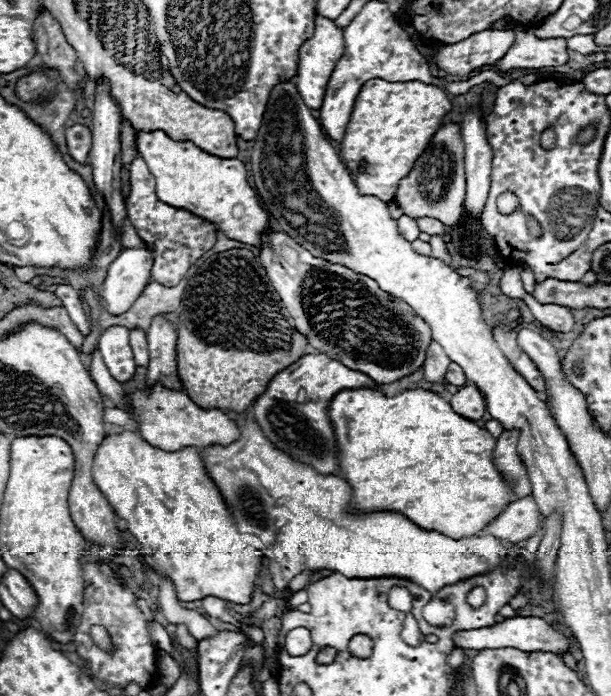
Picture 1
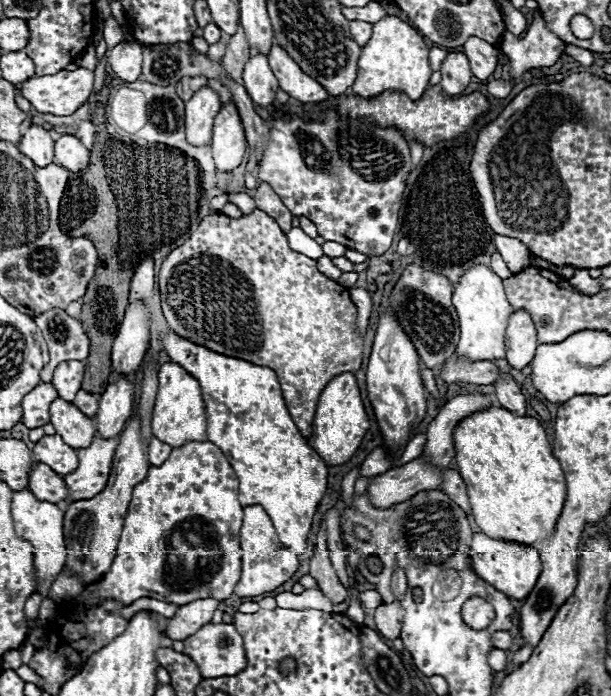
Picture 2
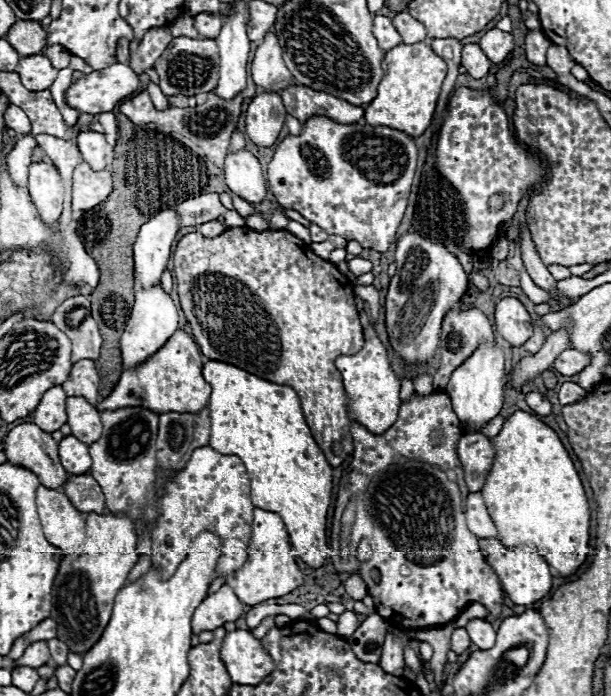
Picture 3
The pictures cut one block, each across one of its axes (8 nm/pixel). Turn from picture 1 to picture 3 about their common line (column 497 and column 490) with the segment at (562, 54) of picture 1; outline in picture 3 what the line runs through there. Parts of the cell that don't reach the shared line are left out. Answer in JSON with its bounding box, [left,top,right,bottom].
[462,44,492,78]

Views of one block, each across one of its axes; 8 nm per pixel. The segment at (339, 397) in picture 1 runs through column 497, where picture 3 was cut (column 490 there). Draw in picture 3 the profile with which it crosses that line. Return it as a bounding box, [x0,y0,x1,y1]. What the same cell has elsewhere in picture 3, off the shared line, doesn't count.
[480,410,590,576]

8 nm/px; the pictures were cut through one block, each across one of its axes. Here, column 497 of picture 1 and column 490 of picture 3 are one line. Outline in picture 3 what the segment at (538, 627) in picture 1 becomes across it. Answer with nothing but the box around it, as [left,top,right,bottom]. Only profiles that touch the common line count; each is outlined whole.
[466,618,496,650]

